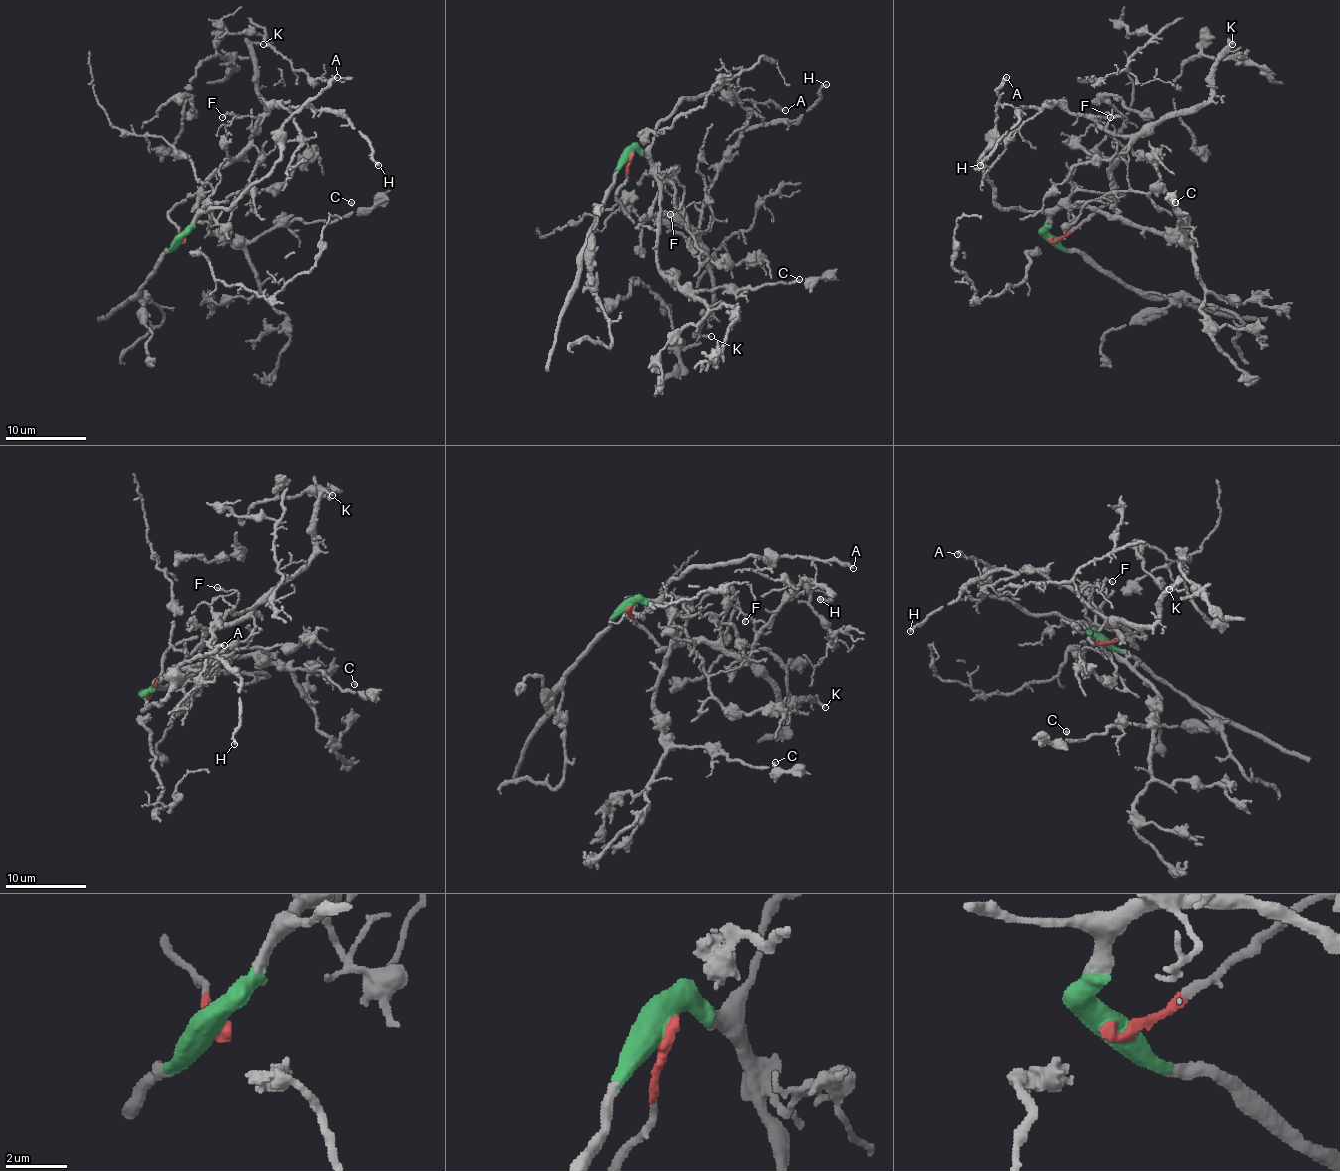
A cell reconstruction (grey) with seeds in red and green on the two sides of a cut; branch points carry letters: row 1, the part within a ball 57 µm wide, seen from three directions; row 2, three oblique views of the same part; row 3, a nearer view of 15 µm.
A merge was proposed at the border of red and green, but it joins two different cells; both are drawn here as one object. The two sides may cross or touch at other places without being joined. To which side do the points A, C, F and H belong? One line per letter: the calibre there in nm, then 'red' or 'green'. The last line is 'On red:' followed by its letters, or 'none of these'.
A: calibre 280 nm; green
C: calibre 170 nm; green
F: calibre 160 nm; red
H: calibre 240 nm; red
On red: F, H

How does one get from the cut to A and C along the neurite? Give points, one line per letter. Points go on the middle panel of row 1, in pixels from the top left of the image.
A: (630, 156), (683, 100), (707, 96), (721, 84), (729, 98), (776, 102), (786, 110)
C: (630, 156), (639, 150), (653, 164), (659, 203), (657, 263), (673, 281), (703, 289), (741, 289), (800, 279)

